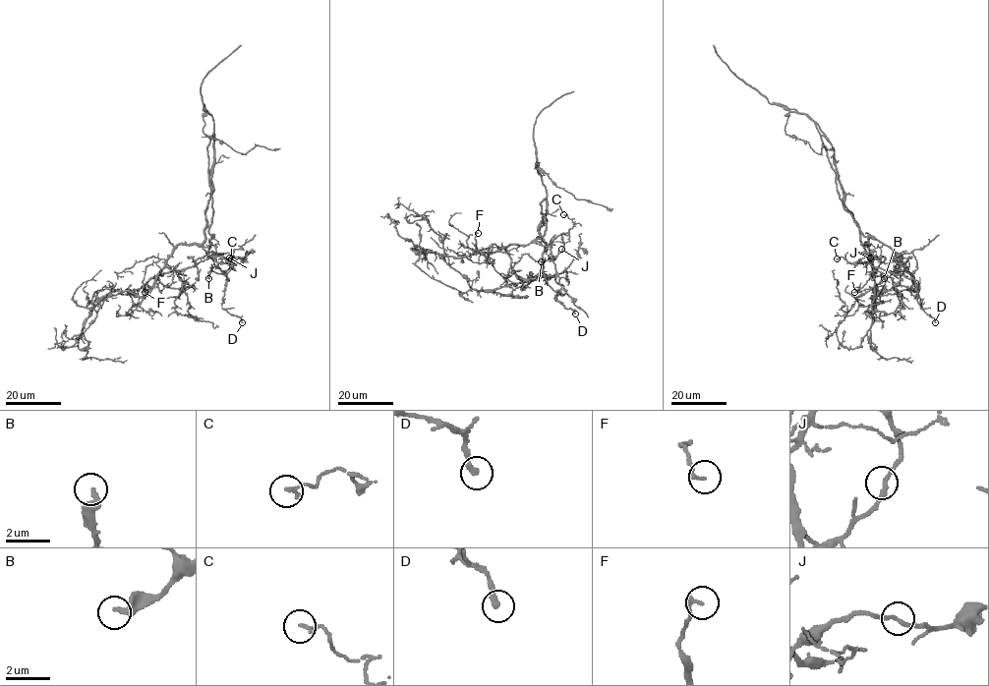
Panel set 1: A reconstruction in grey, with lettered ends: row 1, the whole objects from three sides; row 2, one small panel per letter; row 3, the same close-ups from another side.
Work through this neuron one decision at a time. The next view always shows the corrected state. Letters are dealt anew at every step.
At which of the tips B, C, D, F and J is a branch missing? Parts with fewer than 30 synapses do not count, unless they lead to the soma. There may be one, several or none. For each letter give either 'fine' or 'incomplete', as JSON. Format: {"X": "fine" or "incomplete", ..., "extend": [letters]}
{"B": "fine", "C": "fine", "D": "fine", "F": "fine", "J": "fine", "extend": []}

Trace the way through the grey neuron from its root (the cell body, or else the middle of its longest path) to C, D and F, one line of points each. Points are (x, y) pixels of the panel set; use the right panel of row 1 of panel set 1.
C: (859, 232), (859, 241), (867, 260), (856, 261), (854, 265), (841, 257), (837, 258)
D: (859, 232), (867, 261), (911, 278), (919, 306), (935, 322)
F: (859, 232), (860, 242), (866, 244), (868, 250), (872, 272), (866, 282), (854, 292)

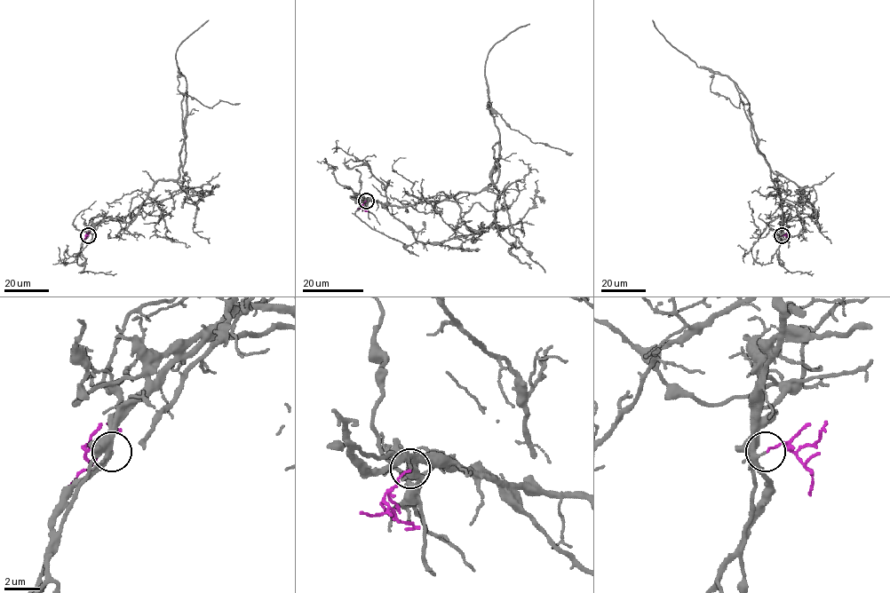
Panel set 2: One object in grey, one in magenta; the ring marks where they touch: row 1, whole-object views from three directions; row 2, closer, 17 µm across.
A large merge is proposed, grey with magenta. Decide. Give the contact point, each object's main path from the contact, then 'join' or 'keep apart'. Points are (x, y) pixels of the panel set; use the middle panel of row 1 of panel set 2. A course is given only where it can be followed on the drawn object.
place (366, 201); course grey (366, 201), (408, 207), (489, 185), (490, 171), (499, 166), (500, 137), (488, 103), (512, 130), (573, 153); course magenta (366, 201), (361, 208), (364, 211); keep apart

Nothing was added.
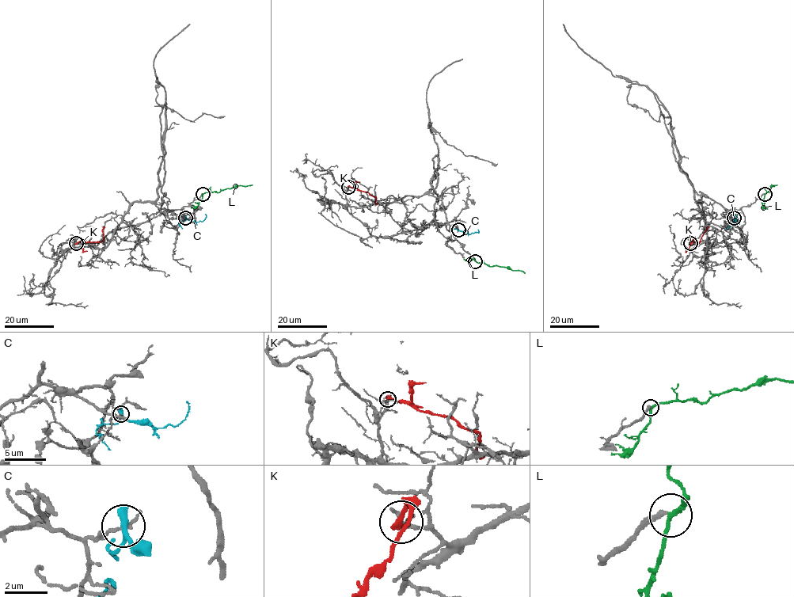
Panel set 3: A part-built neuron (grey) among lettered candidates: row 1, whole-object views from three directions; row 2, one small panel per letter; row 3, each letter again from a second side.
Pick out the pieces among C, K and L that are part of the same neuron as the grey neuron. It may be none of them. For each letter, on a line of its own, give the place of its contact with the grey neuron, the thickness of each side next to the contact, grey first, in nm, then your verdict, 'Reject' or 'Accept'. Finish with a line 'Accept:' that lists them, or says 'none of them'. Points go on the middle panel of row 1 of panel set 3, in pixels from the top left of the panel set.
C: Touches grey at (458, 230). Thickness 160 nm (grey) against 320 nm. Reject
K: Touches grey at (348, 187). Thickness 260 nm (grey) against 340 nm. Reject
L: Touches grey at (475, 261). Thickness 240 nm (grey) against 190 nm. Reject
Accept: none of them

